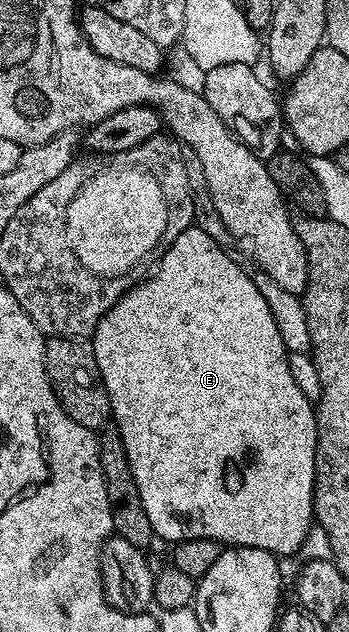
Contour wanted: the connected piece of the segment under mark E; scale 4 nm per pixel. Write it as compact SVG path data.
M194 225L187 227L185 233L169 245L154 268L155 279L144 278L104 313L95 334L90 336L89 346L109 393L111 417L121 433L129 469L137 481L137 493L141 493L141 505L145 505L145 514L156 536L160 540L168 539L171 545L190 539L212 539L227 547L265 549L276 557L294 556L312 529L315 518L315 458L319 440L316 404L311 403L294 384L287 360L289 352L281 341L281 333L277 333L277 321L273 321L273 313L269 313L269 305L265 305L261 289L257 289L250 274L246 270L243 272L227 255L230 254L217 245L209 233Z

